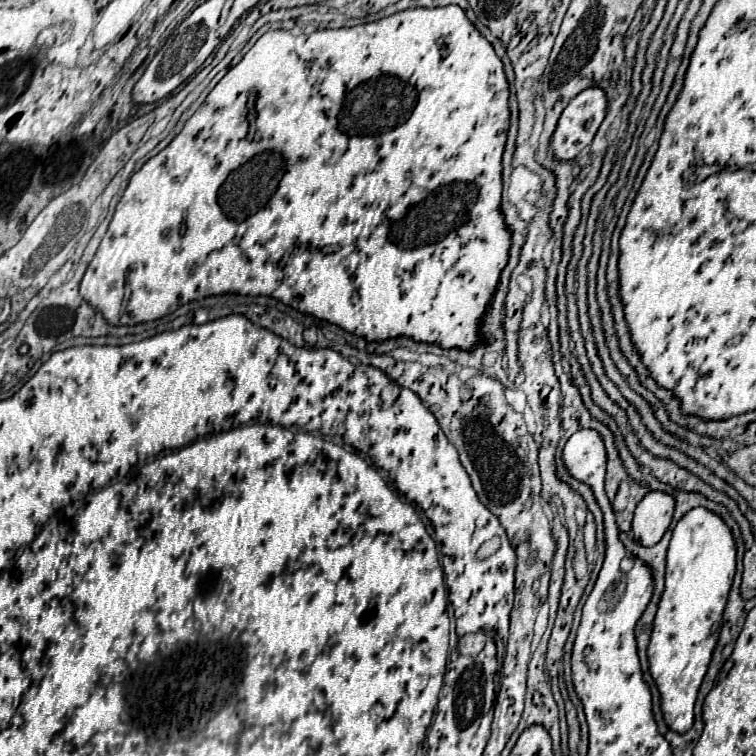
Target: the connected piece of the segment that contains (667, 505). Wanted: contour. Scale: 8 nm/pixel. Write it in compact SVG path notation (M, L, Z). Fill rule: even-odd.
M650 491L634 511L632 521L634 539L644 547L656 545L670 527L672 513L674 513L674 499L666 493Z

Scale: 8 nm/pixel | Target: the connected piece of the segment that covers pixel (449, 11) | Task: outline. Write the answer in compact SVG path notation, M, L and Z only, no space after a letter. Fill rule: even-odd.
M446 5L436 9L406 9L374 23L362 23L350 29L344 27L334 31L314 31L310 35L292 35L290 31L270 29L256 41L256 45L244 55L244 59L236 67L232 67L224 75L224 79L208 93L206 101L186 121L184 129L174 137L174 141L156 157L152 157L138 173L132 175L116 207L112 223L92 263L86 269L80 285L80 295L92 307L96 307L110 325L134 325L154 321L170 315L184 303L204 299L208 295L270 295L284 301L286 305L292 305L294 309L300 309L302 313L330 321L368 341L382 341L396 335L406 335L416 341L440 345L442 349L474 349L474 345L478 345L480 341L480 317L484 315L484 309L488 307L490 297L498 285L498 277L508 261L510 249L510 231L504 225L504 215L498 211L502 195L502 153L508 125L508 81L504 77L502 61L496 57L492 45L476 31L476 27L468 21L466 13L458 5ZM350 93L364 93L364 121L346 121L346 129L340 131L338 115ZM248 105L256 109L256 133L252 141L244 139L248 133Z

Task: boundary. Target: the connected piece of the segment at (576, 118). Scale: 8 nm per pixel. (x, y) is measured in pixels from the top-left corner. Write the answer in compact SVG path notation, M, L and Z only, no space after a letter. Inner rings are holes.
M594 87L578 93L578 97L574 97L570 101L570 105L562 111L562 115L558 119L556 131L550 137L550 151L554 153L554 157L558 161L574 161L592 143L600 123L606 117L606 107L608 107L606 95L602 93L602 89L594 89Z

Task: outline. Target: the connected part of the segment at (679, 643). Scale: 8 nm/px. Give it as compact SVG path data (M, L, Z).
M696 507L674 527L666 555L666 585L652 623L648 645L650 675L662 695L666 725L686 733L694 723L694 703L716 647L722 611L736 573L736 545L726 523L712 511Z

